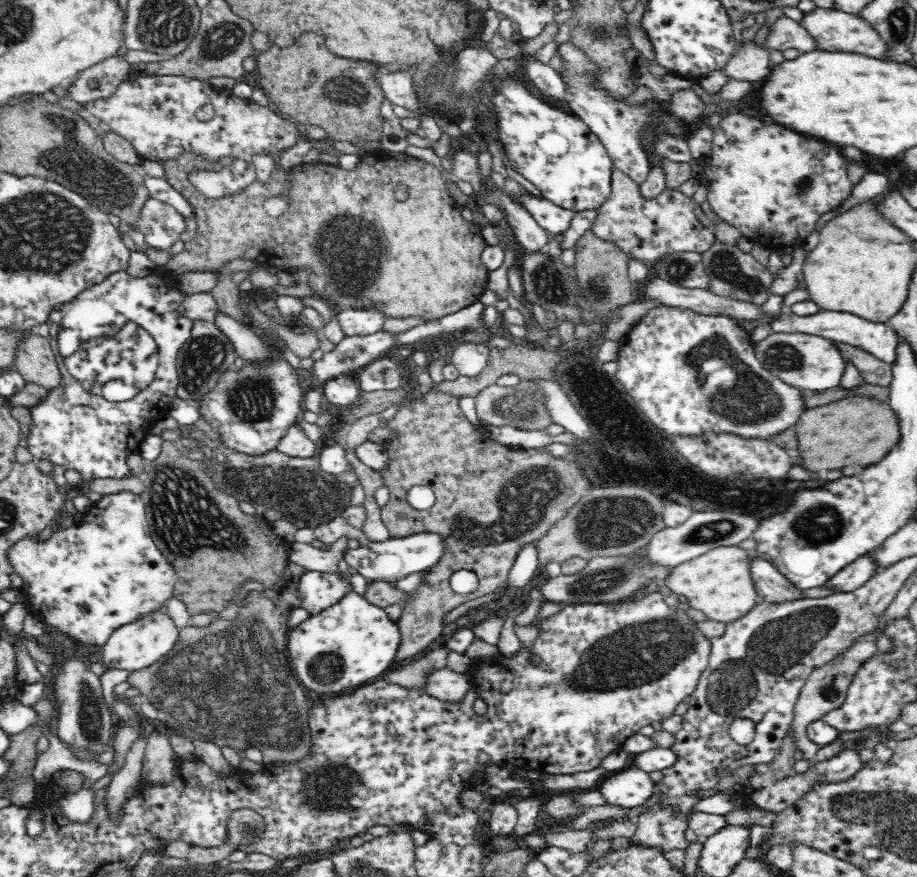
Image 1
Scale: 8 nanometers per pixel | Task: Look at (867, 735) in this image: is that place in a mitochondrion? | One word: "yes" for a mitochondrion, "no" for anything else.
yes

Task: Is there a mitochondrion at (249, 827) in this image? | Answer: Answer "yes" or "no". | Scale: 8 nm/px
yes

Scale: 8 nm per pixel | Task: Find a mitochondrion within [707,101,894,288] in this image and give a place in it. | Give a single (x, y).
(803, 187)

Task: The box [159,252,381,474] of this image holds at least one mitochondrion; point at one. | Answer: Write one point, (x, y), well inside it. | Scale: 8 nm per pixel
(252, 398)

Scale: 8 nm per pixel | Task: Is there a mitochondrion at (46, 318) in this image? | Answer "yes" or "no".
no

